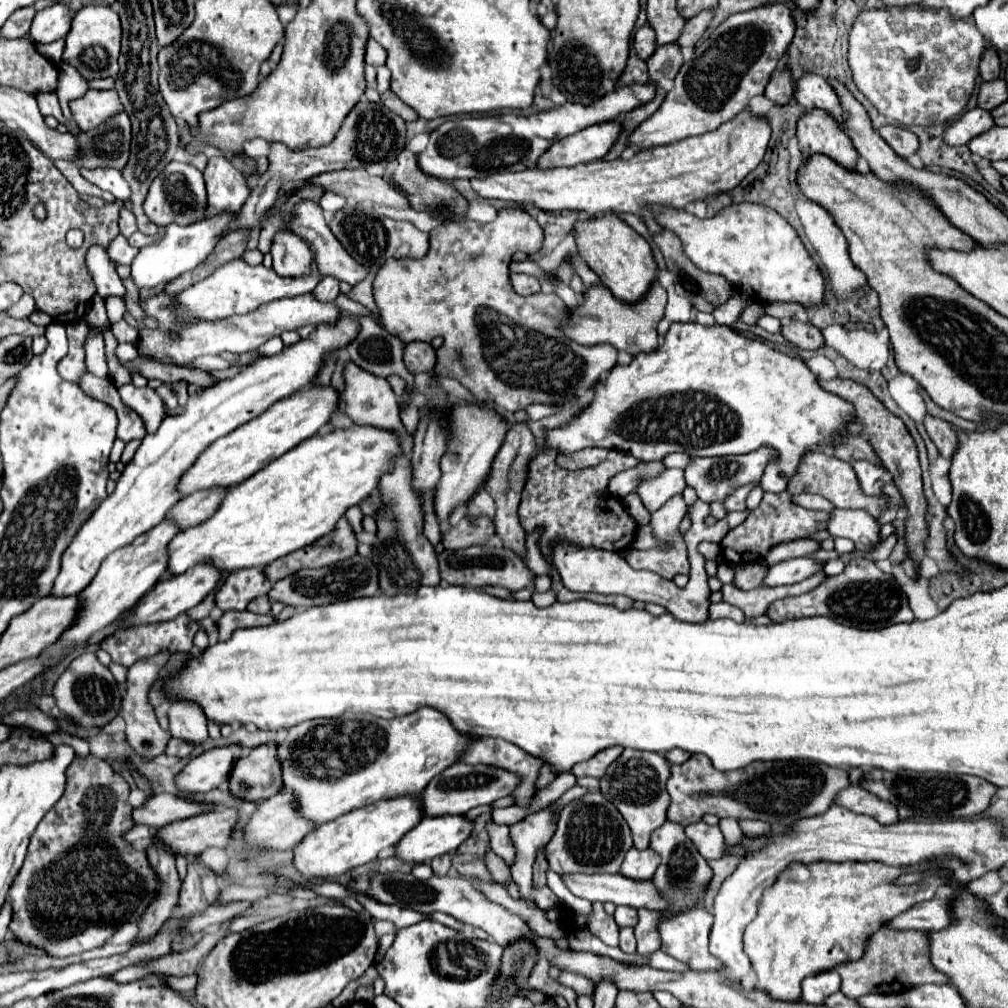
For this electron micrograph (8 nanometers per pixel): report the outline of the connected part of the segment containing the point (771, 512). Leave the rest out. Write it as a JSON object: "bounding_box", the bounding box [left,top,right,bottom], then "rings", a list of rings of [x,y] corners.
{"bounding_box":[720,491,829,565],"rings":[[[783,491],[783,493],[765,493],[761,505],[757,509],[749,511],[745,523],[737,525],[733,531],[728,532],[722,539],[720,546],[724,556],[727,557],[727,561],[739,565],[739,563],[763,559],[763,555],[773,545],[779,545],[783,541],[805,539],[805,537],[825,529],[827,521],[829,521],[829,513],[809,511],[809,509],[803,509],[803,507],[795,505],[787,491]]]}

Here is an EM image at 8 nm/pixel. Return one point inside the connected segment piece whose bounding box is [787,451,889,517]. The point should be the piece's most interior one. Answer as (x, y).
(827, 476)

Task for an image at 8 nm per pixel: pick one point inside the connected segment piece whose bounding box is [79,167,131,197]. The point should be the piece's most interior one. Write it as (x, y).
(109, 180)

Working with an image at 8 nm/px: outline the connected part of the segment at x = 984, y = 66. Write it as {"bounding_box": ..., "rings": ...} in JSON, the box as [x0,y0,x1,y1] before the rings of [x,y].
{"bounding_box":[979,49,999,81],"rings":[[[985,49],[983,51],[983,57],[981,57],[981,63],[979,63],[979,75],[983,81],[991,81],[991,79],[997,79],[999,77],[999,57],[997,57],[997,51],[995,49]]]}

